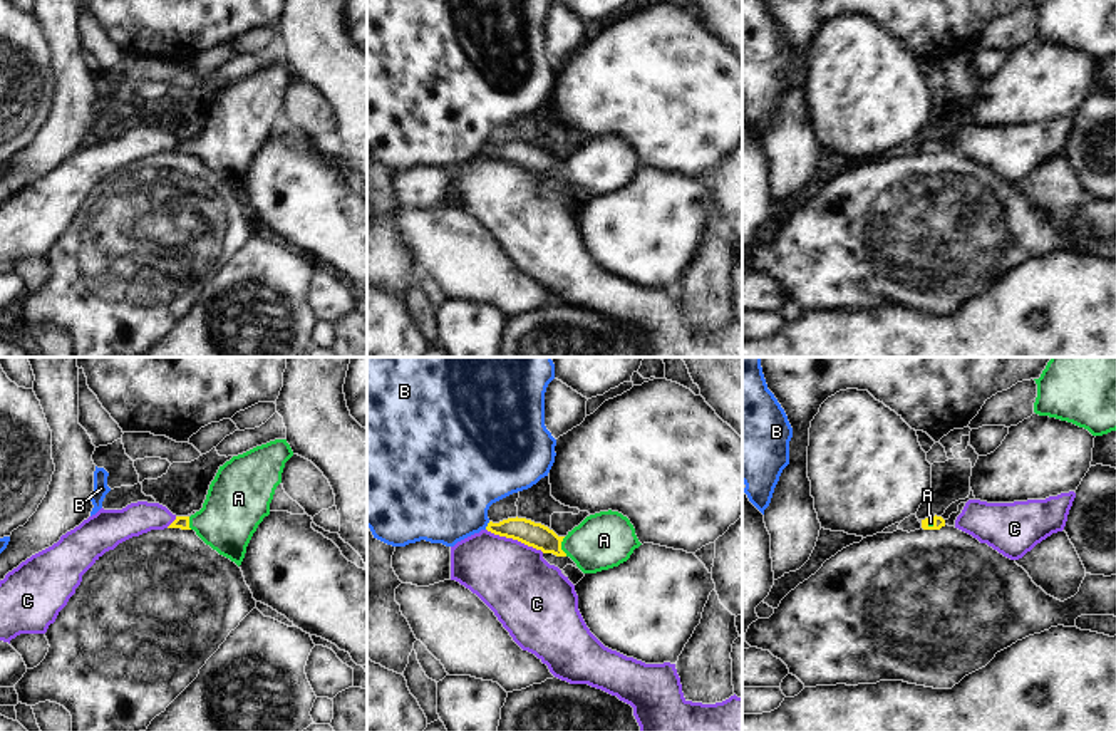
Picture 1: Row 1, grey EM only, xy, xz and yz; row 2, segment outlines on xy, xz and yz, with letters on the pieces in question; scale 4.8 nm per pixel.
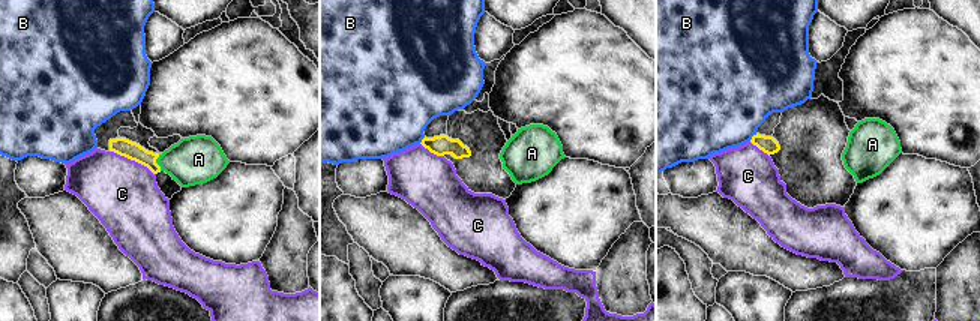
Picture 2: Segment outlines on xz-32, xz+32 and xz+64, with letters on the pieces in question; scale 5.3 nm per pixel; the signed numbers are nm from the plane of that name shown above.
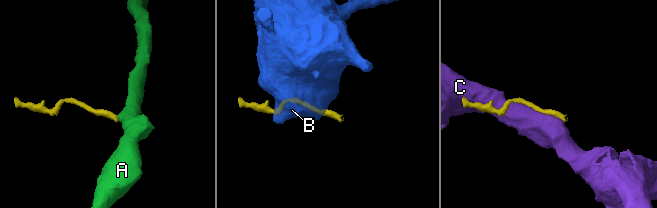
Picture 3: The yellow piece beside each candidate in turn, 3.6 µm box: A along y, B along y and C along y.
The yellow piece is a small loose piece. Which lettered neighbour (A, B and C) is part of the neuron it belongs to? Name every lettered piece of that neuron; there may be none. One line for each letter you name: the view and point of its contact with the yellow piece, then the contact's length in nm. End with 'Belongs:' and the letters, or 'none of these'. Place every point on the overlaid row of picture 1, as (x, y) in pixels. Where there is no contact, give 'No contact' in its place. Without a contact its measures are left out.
A: Touches yellow at xz (560, 547). Shared border 100 nm
Belongs: A

